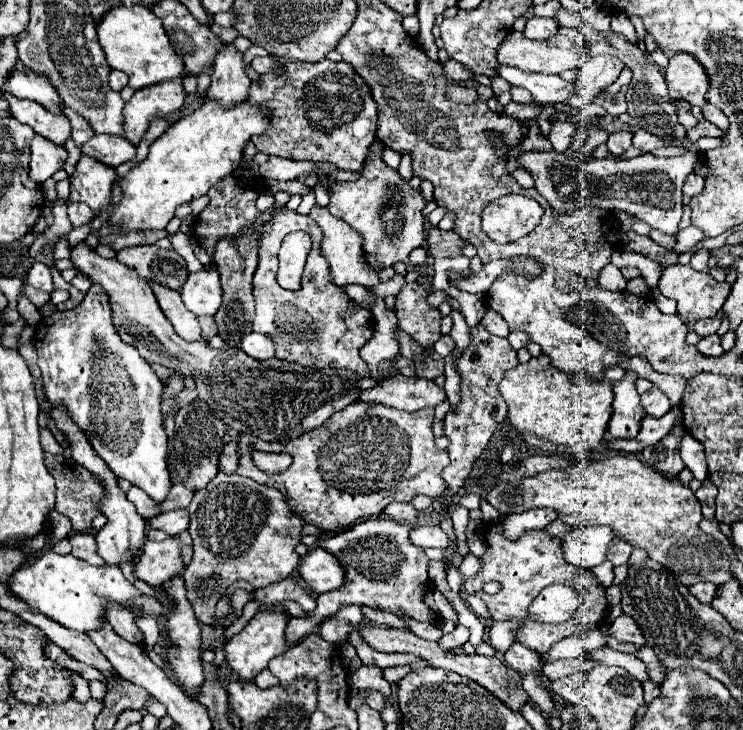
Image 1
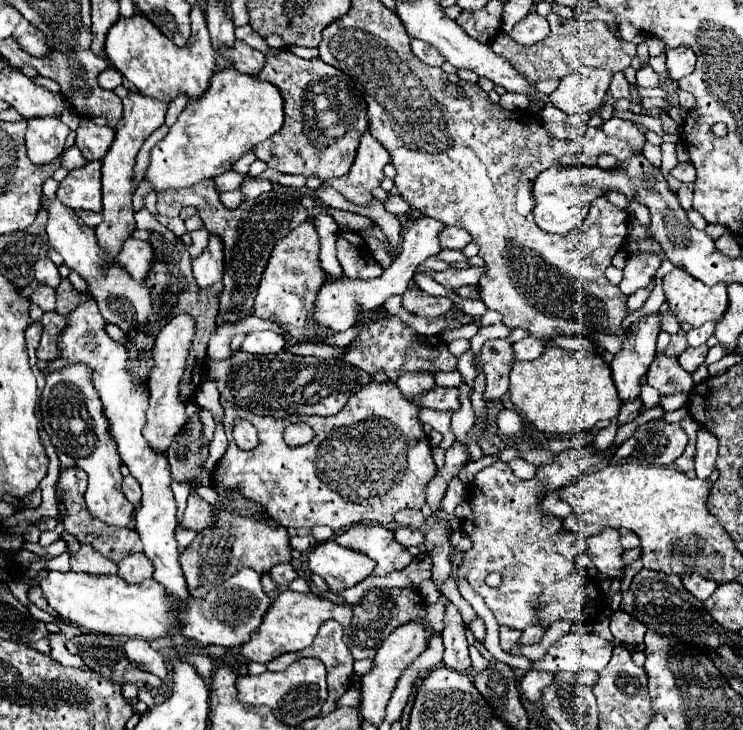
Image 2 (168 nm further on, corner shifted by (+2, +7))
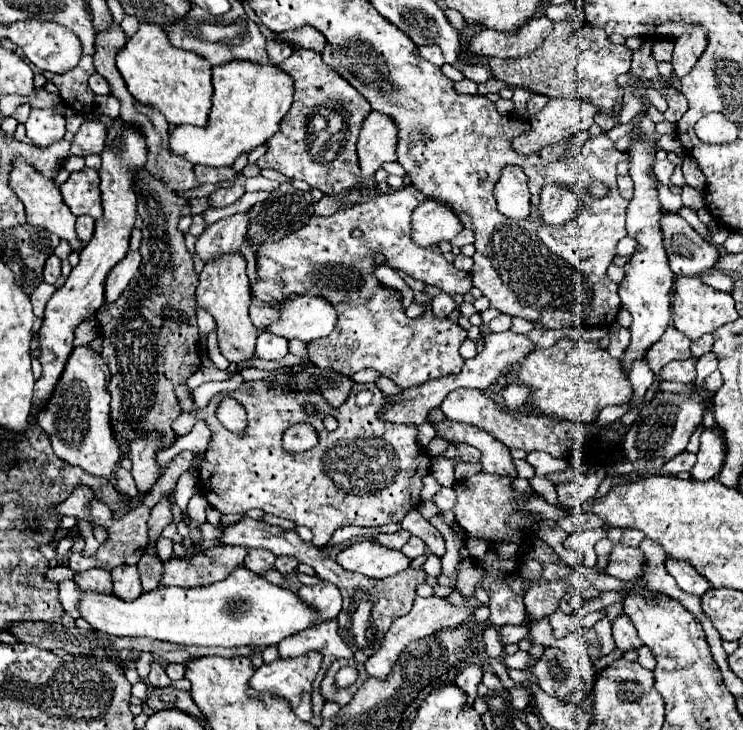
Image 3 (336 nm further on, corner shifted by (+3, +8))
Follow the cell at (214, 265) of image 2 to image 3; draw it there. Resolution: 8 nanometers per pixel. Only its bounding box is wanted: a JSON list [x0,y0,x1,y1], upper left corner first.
[196,214,250,264]

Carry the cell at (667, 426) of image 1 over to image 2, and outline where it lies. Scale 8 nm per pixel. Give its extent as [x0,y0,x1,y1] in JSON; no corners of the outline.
[457,445,609,629]

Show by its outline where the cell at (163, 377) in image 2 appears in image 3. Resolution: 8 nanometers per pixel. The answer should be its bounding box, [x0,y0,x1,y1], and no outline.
[128,434,162,492]

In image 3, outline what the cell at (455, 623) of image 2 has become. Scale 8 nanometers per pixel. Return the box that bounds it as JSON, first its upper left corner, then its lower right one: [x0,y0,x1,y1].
[456,662,482,704]

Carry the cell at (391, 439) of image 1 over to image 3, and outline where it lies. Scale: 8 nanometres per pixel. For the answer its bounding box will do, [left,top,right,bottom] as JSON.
[176,380,430,548]

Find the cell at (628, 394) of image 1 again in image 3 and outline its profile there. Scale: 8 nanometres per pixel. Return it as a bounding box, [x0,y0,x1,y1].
[618,118,674,374]

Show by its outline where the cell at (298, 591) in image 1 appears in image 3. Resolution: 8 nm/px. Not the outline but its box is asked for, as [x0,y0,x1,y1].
[276,556,298,574]

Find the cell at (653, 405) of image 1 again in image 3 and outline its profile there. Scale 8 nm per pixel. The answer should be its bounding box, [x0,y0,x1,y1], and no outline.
[644,324,690,384]

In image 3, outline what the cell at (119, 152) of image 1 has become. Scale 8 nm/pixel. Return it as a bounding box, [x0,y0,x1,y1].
[72,120,106,156]

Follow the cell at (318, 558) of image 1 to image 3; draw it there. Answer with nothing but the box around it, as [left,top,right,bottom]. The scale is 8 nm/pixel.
[336,540,410,578]

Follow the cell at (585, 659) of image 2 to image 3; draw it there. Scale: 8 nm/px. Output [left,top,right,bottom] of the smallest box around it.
[504,650,530,670]

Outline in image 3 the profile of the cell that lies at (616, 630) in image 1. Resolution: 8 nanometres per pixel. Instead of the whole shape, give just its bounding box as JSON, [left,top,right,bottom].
[612,614,642,652]

